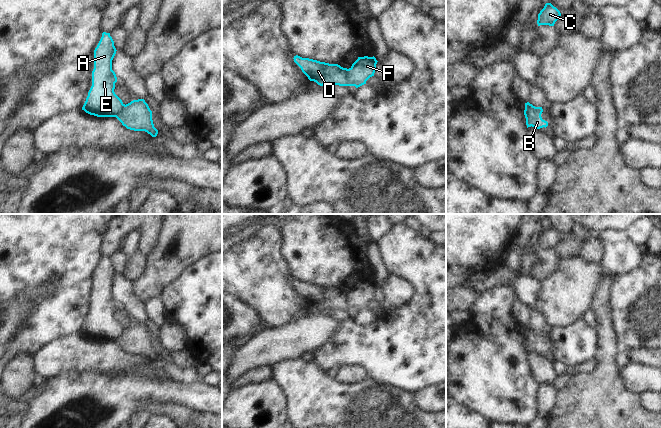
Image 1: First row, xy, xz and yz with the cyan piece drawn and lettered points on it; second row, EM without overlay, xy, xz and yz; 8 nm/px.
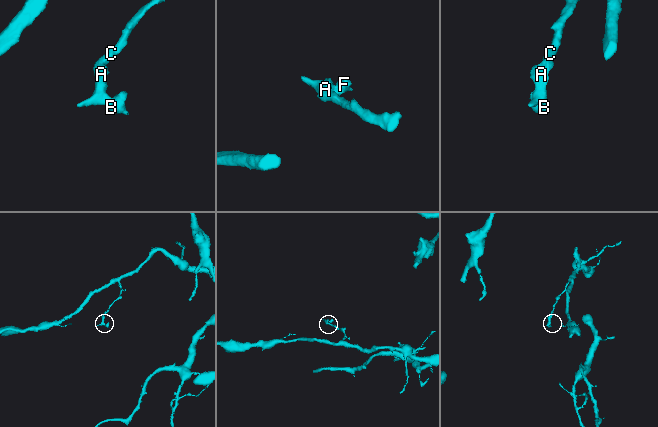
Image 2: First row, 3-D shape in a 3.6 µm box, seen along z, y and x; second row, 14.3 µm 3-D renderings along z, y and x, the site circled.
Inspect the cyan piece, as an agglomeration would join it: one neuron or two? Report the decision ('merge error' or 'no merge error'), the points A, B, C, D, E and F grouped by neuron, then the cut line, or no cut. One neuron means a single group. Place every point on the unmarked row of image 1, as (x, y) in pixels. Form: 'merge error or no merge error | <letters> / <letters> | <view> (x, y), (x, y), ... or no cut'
merge error | A C D E / B F | yz (525, 331), (542, 334)

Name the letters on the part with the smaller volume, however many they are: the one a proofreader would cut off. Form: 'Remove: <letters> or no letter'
Remove: B, F

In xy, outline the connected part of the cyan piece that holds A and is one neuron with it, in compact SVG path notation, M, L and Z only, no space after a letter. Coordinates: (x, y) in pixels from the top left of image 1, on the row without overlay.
M103 256L94 274L92 310L82 331L90 339L117 341L125 333L126 329L114 316L117 301L112 294L112 284L116 275L110 257Z

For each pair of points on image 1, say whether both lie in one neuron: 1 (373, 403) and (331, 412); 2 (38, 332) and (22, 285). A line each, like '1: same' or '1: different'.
1: same
2: same

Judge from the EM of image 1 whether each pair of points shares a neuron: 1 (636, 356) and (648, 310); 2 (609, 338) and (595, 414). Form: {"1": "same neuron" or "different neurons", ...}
{"1": "different neurons", "2": "same neuron"}

